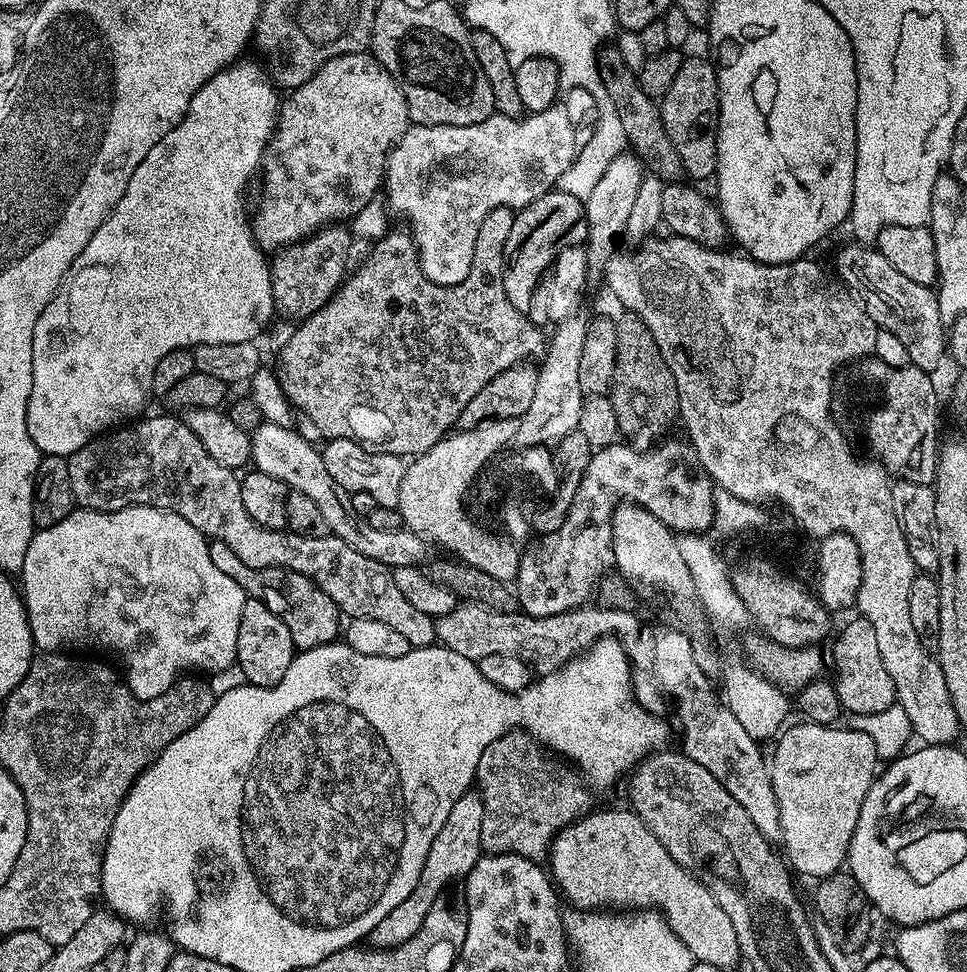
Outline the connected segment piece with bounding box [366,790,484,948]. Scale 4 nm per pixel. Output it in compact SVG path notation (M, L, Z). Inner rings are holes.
M470 790L462 794L458 802L454 802L442 830L438 830L438 838L434 838L430 846L430 854L426 854L426 866L422 866L422 874L418 874L418 886L410 890L410 898L406 898L406 902L398 902L398 906L394 906L394 910L390 910L390 914L386 914L386 918L382 918L382 922L378 922L378 926L367 936L367 943L371 947L393 948L402 942L410 942L410 938L418 934L422 922L426 922L430 906L434 906L436 899L449 891L448 883L451 880L460 882L467 877L468 871L480 861L482 855L483 813L484 803L479 791Z

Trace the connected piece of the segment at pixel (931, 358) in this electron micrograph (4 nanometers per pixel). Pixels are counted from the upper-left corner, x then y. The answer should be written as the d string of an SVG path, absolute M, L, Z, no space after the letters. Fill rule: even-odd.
M851 242L836 252L835 275L855 294L863 304L871 320L879 321L902 342L909 354L909 365L923 372L935 373L940 359L946 356L946 326L938 314L938 298L935 291L906 278L886 262L875 247L864 242ZM880 288L884 288L884 301L880 304Z

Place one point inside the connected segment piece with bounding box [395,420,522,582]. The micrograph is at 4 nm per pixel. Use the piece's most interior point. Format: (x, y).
(429, 501)

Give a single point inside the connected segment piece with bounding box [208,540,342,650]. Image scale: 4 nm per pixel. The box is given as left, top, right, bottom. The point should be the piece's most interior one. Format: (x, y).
(312, 617)

